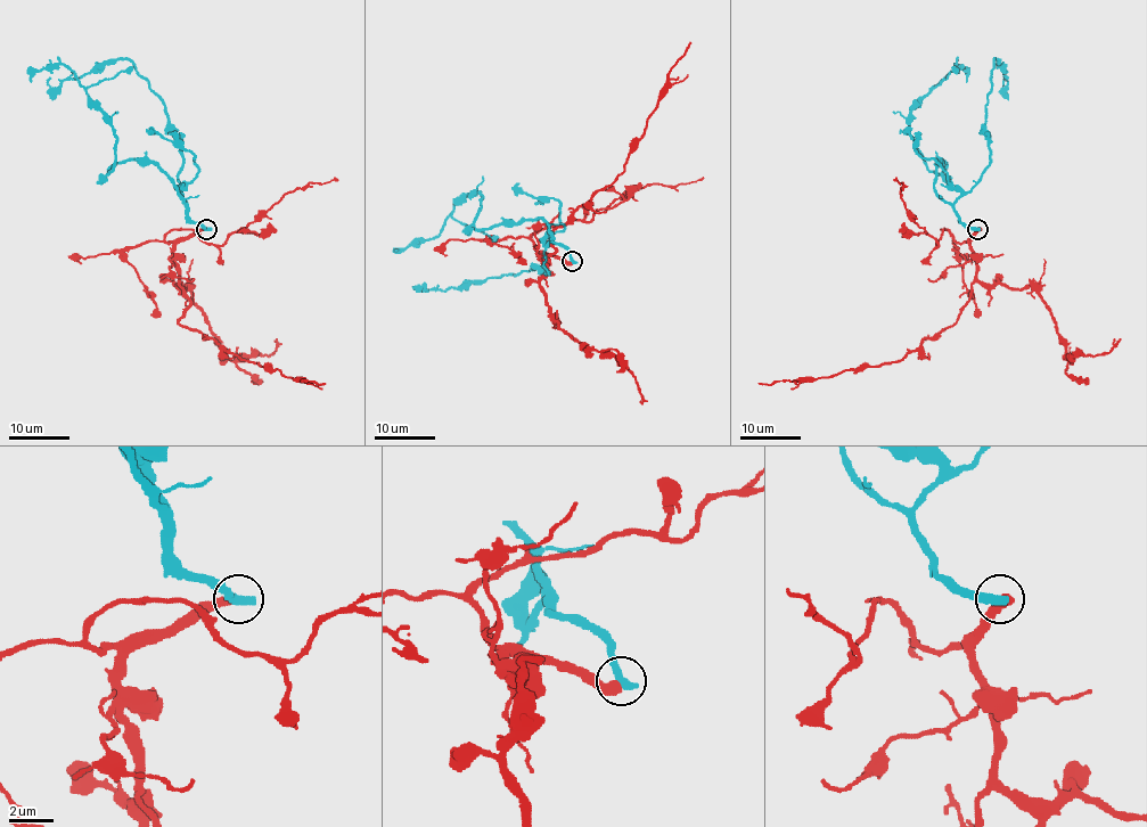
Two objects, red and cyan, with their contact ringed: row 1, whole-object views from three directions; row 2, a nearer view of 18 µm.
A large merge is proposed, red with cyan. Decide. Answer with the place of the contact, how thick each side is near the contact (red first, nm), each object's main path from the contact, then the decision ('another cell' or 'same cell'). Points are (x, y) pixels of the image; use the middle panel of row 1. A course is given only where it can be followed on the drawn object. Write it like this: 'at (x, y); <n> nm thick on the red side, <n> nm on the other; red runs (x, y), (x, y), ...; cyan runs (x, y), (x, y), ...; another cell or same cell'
at (572, 261); 440 nm thick on the red side, 480 nm on the other; red runs (572, 261), (541, 254), (541, 260), (555, 251), (545, 238), (623, 171), (668, 72), (689, 41); cyan runs (572, 261), (540, 217), (480, 229), (474, 223), (478, 193), (460, 201), (431, 238), (398, 250); another cell

